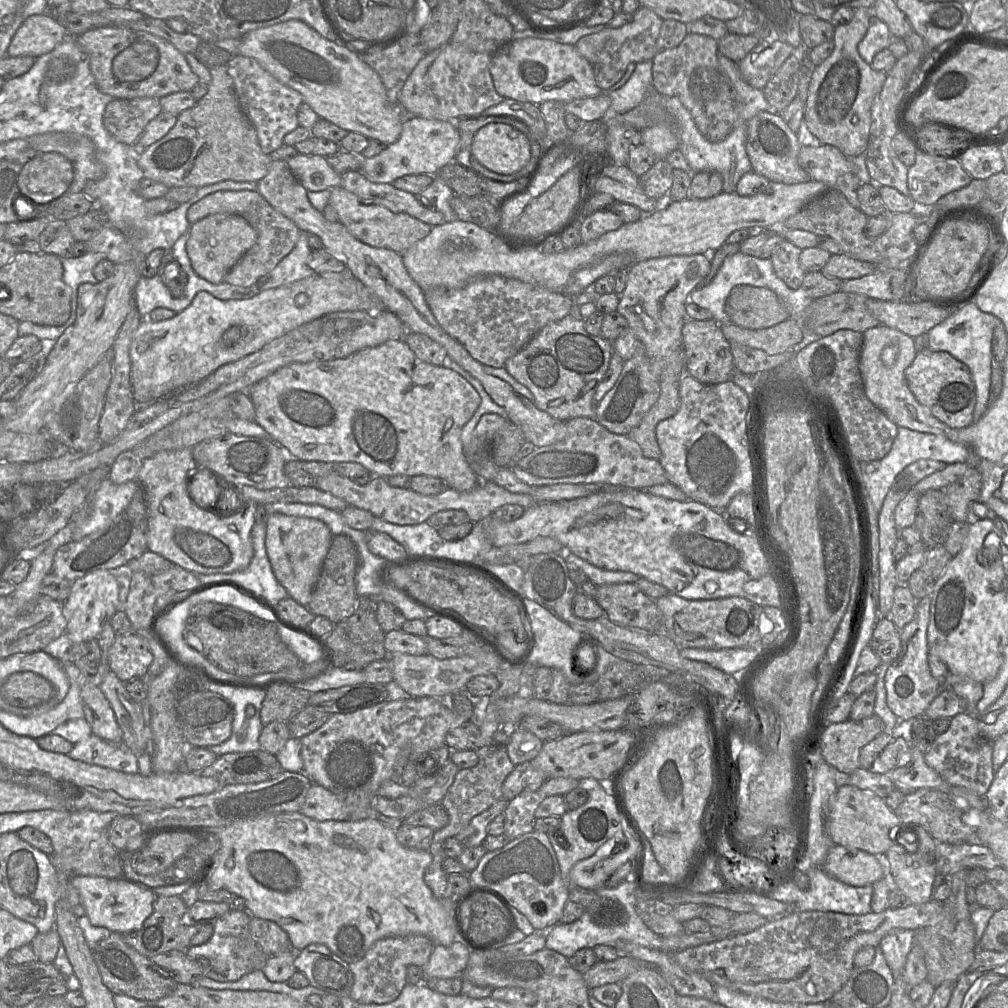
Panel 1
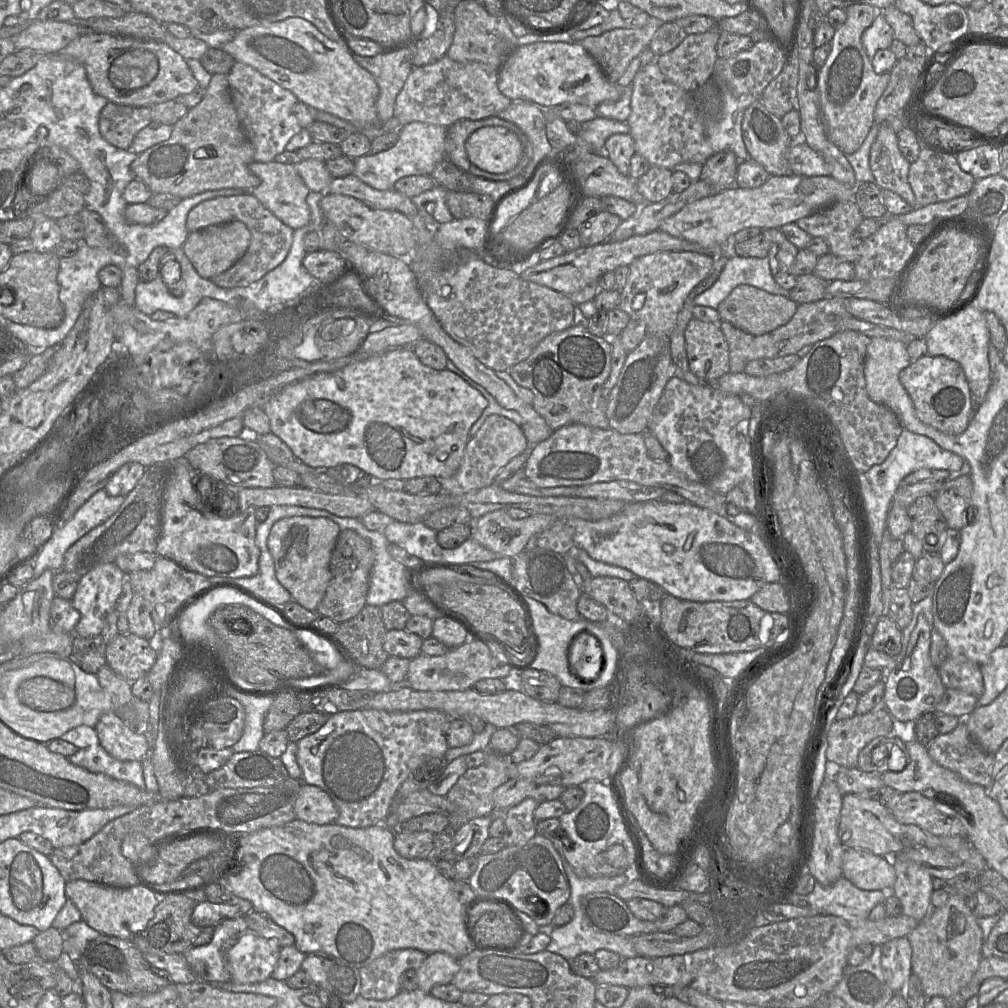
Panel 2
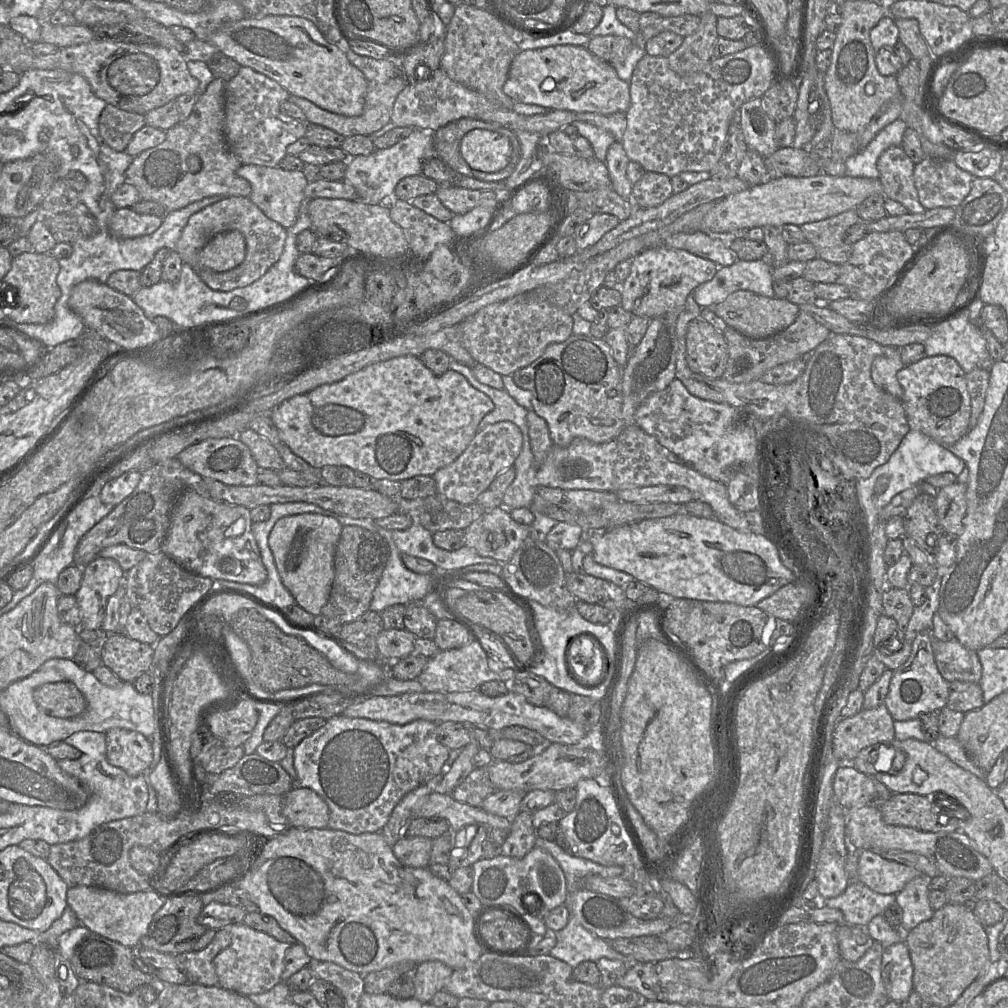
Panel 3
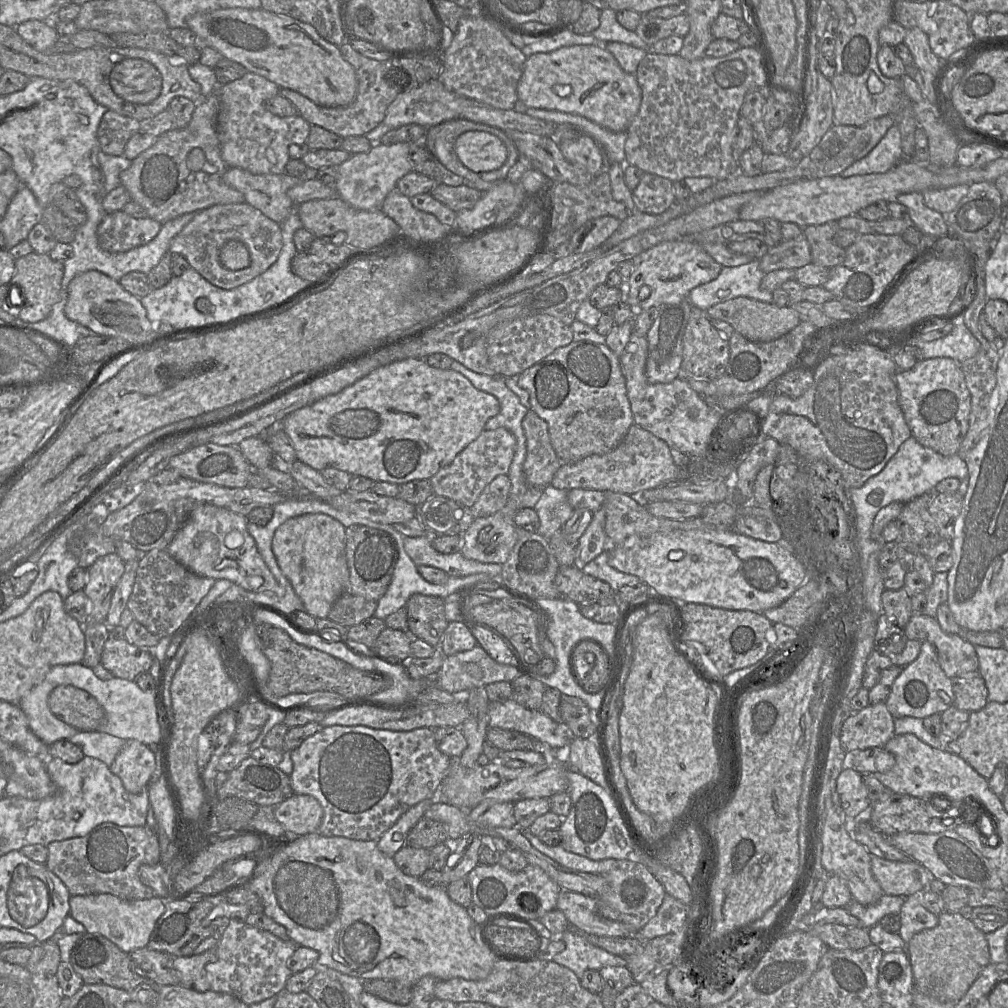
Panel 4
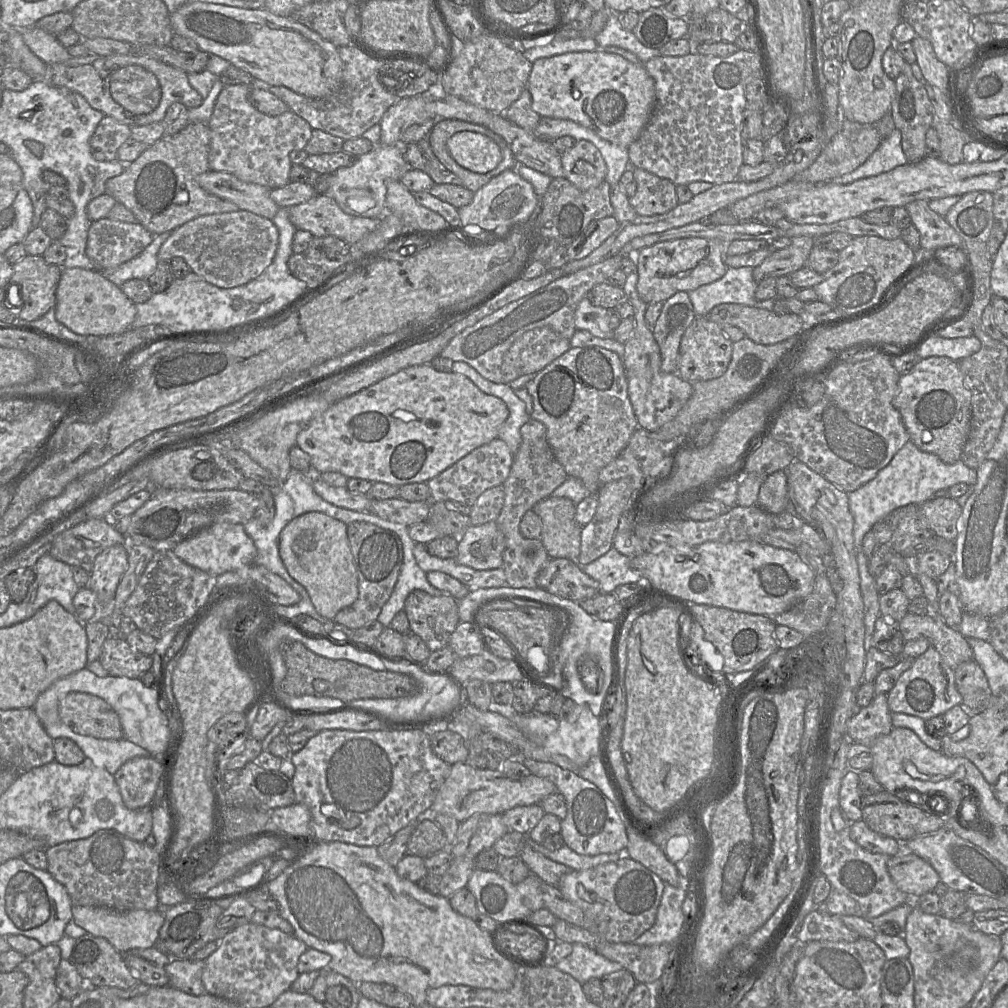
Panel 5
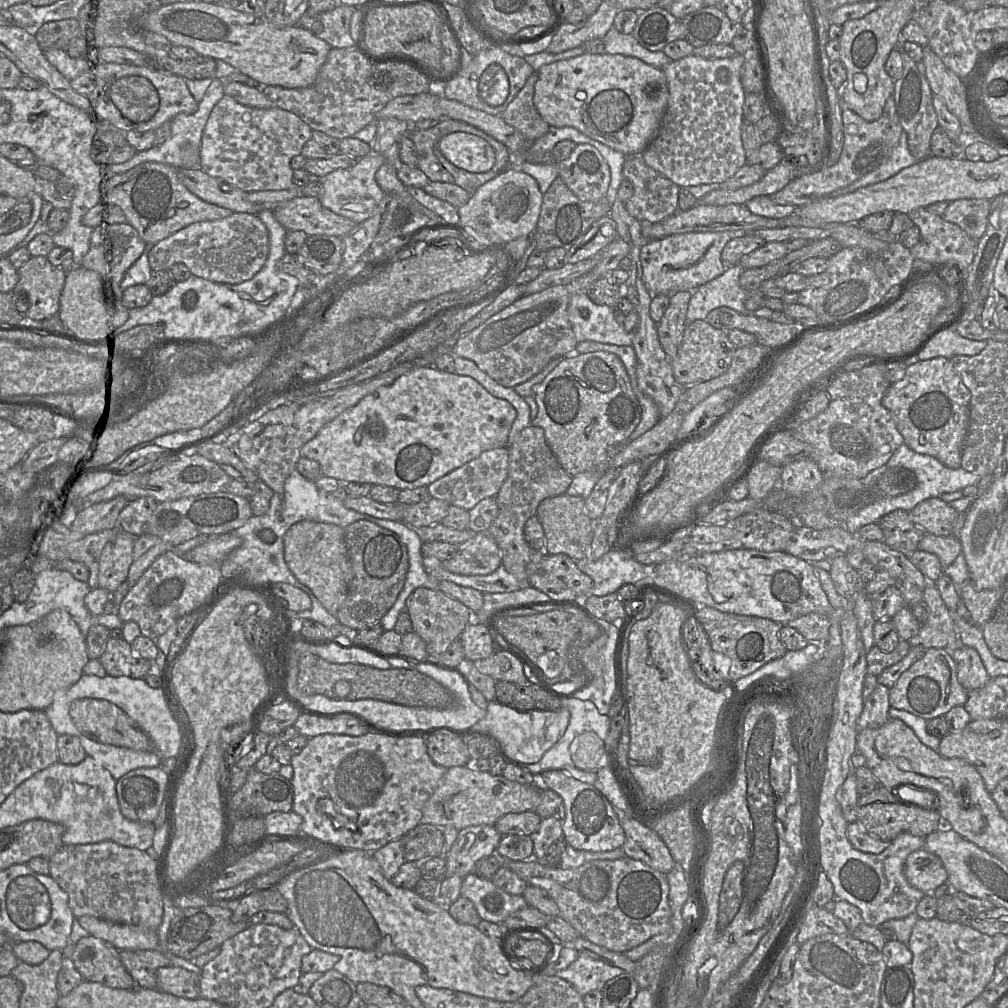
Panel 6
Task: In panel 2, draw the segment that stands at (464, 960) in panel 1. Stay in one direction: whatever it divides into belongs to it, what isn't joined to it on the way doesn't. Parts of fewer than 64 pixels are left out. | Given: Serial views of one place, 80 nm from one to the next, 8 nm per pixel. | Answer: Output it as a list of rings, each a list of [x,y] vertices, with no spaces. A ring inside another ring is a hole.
[[[444,952],[428,954],[417,970],[418,989],[430,993],[431,989],[436,985],[451,983],[460,970],[460,959]]]

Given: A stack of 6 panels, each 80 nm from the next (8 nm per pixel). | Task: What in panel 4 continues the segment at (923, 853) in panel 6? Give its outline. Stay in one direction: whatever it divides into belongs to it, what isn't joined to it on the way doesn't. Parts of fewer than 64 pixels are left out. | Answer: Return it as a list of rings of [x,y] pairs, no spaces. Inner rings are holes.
[[[871,855],[871,871],[884,894],[908,897],[927,889],[931,876],[920,863],[890,861]]]

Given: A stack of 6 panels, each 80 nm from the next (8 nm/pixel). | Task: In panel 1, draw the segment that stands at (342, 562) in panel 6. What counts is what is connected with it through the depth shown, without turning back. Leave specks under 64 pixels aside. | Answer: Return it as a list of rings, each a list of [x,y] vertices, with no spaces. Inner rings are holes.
[[[270,513],[266,526],[266,552],[276,579],[290,597],[308,607],[334,537],[333,534],[320,520],[281,513]]]

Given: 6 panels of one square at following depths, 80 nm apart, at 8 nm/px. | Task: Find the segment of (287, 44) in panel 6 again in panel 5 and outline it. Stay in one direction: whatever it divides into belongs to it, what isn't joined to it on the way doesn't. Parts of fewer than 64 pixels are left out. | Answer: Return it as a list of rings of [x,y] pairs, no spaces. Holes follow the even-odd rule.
[[[192,2],[180,6],[175,12],[169,14],[169,18],[174,34],[192,39],[199,50],[217,55],[245,70],[254,78],[254,81],[261,81],[269,86],[285,86],[300,95],[315,99],[331,96],[341,86],[343,63],[338,47],[290,17],[278,16],[266,8],[244,9],[221,4]]]

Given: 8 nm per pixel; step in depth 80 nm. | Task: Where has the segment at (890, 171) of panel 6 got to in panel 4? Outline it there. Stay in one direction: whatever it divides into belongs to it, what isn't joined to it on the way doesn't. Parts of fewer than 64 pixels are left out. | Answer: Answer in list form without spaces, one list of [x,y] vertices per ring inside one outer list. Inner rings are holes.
[[[893,124],[869,154],[853,163],[838,176],[885,173],[901,160],[903,160],[901,133],[898,126]]]

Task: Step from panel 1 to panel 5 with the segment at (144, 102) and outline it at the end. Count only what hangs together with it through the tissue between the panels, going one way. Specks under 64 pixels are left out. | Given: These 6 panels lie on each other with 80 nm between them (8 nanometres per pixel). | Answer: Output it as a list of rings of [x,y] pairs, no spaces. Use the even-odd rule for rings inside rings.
[[[104,116],[90,139],[90,150],[98,161],[117,160],[120,146],[131,138],[132,128],[110,116]]]

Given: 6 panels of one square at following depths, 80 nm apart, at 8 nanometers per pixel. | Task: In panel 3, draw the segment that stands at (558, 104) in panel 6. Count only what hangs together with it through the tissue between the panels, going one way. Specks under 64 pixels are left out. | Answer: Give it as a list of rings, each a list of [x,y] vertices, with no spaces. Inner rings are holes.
[[[569,44],[520,51],[511,63],[503,91],[514,102],[534,104],[549,109],[603,115],[626,113],[631,102],[629,82],[620,79],[611,64],[592,54],[585,46]]]

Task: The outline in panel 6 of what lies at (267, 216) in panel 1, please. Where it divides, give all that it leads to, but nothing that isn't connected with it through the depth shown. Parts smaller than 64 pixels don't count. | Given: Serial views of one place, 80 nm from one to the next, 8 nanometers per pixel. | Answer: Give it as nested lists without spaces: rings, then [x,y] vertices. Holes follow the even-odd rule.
[[[233,213],[220,220],[190,224],[149,247],[149,262],[153,271],[170,270],[174,264],[183,263],[198,277],[218,283],[238,284],[252,279],[265,265],[269,254],[269,234],[257,215]]]

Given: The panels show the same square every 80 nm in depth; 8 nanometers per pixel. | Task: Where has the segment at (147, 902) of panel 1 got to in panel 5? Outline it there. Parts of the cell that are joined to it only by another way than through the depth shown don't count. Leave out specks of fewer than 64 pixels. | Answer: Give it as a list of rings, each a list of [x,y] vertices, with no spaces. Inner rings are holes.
[[[72,905],[72,915],[78,926],[93,936],[105,938],[120,953],[155,947],[159,930],[164,922],[164,914],[158,910],[121,912],[107,907]]]

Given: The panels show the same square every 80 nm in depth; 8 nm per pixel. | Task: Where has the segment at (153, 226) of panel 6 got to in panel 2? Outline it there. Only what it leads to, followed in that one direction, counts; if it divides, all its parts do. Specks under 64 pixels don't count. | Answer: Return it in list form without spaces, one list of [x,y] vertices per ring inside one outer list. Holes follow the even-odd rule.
[[[214,74],[203,99],[173,125],[169,139],[138,155],[131,171],[153,195],[168,193],[185,199],[224,188],[250,192],[260,184],[260,179],[249,170],[252,162],[255,162],[254,147],[242,130],[231,99],[228,76]]]

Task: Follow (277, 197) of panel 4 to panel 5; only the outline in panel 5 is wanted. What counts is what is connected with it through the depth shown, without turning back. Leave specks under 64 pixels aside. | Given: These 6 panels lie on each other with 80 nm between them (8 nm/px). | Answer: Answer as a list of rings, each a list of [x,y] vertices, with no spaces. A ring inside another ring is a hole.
[[[207,171],[197,176],[197,182],[206,192],[271,221],[279,210],[270,197],[272,189],[241,181],[231,173]]]

